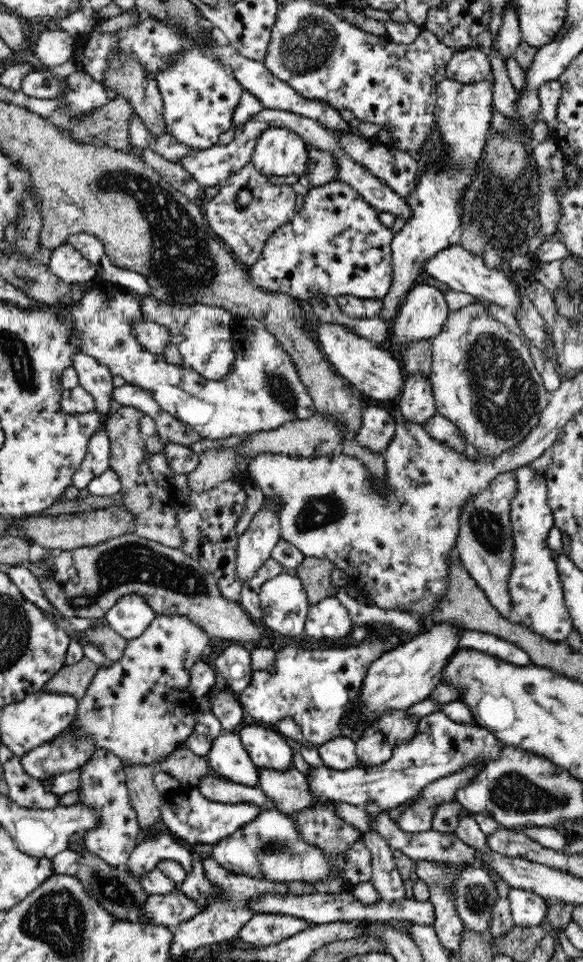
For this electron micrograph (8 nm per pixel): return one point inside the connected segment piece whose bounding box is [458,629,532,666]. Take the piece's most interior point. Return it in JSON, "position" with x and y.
{"position":[482,641]}

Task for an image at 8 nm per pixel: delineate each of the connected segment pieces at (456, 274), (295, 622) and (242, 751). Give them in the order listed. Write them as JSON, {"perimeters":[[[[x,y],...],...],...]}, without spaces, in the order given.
{"perimeters":[[[[461,244],[448,246],[429,258],[423,264],[422,274],[437,278],[456,292],[465,292],[480,300],[502,306],[511,311],[514,316],[520,310],[520,295],[511,280],[506,277],[506,273],[488,268],[480,254],[468,252]]],[[[282,572],[260,588],[262,616],[259,622],[284,636],[304,632],[306,616],[311,606],[302,581],[292,572]]],[[[238,732],[220,733],[205,756],[213,774],[232,782],[259,786],[259,767],[250,758]]]]}

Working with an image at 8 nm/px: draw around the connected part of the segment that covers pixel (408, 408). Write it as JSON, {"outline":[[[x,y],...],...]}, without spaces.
{"outline":[[[408,373],[401,393],[400,412],[410,423],[422,426],[437,414],[432,385],[425,376]]]}

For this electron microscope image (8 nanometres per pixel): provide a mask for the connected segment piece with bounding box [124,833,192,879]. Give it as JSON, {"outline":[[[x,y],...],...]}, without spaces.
{"outline":[[[170,833],[152,834],[136,844],[124,867],[135,879],[142,878],[144,874],[152,872],[160,860],[179,862],[186,875],[192,870],[192,852],[182,847],[181,841]]]}

